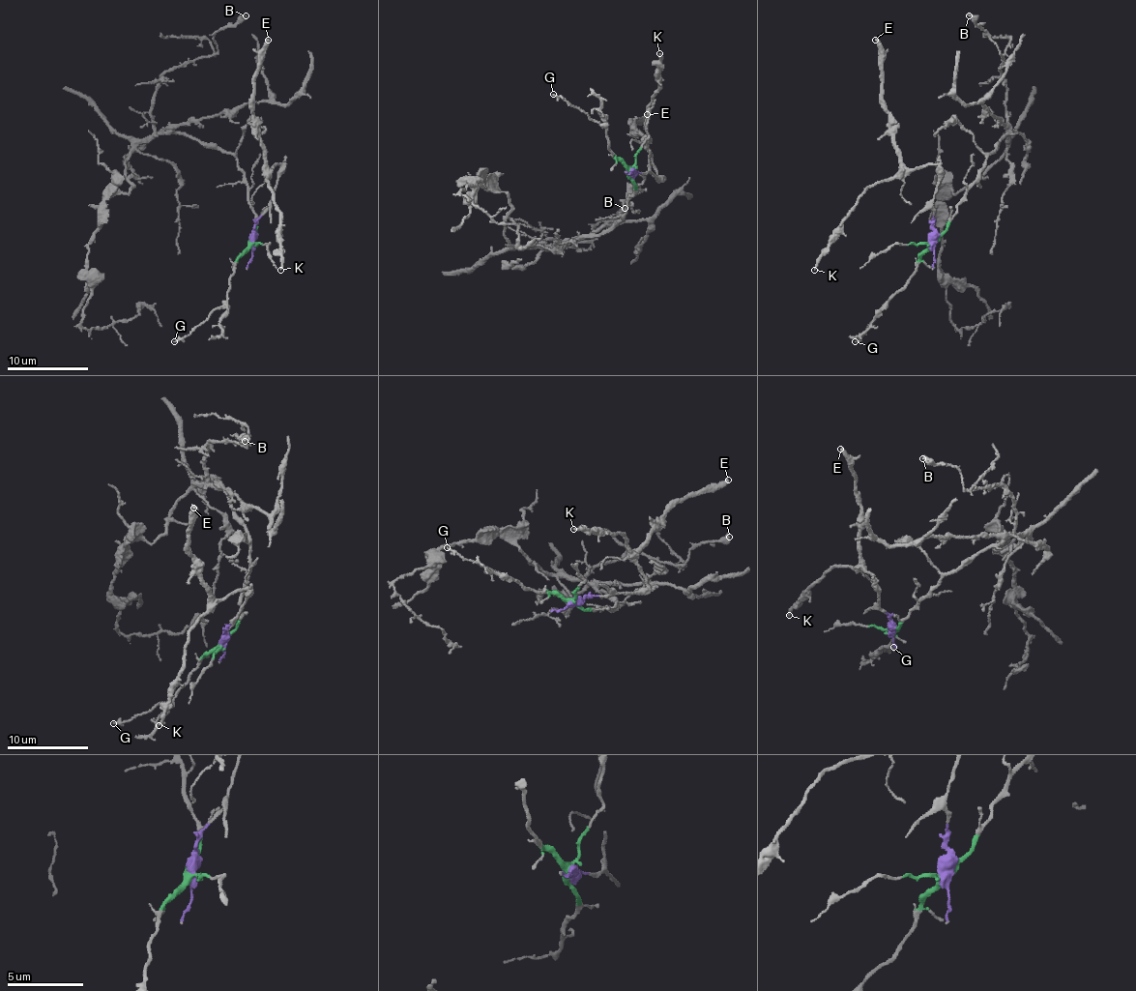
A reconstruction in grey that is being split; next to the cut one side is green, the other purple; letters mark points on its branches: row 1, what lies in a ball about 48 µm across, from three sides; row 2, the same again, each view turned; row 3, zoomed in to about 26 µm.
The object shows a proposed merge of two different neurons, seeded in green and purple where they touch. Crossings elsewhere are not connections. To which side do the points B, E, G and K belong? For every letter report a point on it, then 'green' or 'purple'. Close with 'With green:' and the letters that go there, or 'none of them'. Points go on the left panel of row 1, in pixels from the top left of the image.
B: place (246, 15); green
E: place (268, 40); purple
G: place (174, 341); green
K: place (280, 270); purple
With green: B, G

